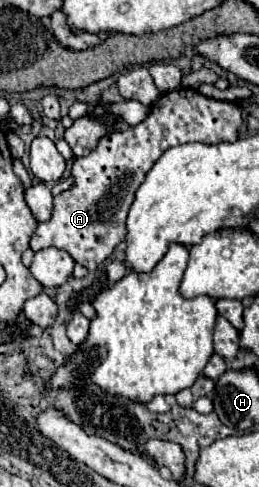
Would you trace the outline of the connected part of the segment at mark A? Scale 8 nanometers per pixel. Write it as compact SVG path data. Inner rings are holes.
M175 89L169 93L163 93L151 107L151 113L147 115L145 121L139 125L127 129L127 131L117 131L107 137L103 137L87 157L75 157L73 167L71 167L71 177L75 185L59 195L53 197L53 211L51 219L45 223L37 225L37 231L31 237L31 249L39 251L45 247L57 247L67 251L77 263L87 267L89 271L95 271L99 263L103 263L113 249L125 241L125 219L127 211L133 203L137 187L143 183L145 173L153 167L153 163L161 157L165 149L171 149L175 145L183 143L235 143L237 141L237 131L243 125L241 119L241 107L237 103L229 101L215 101L205 95L201 95L195 89Z

